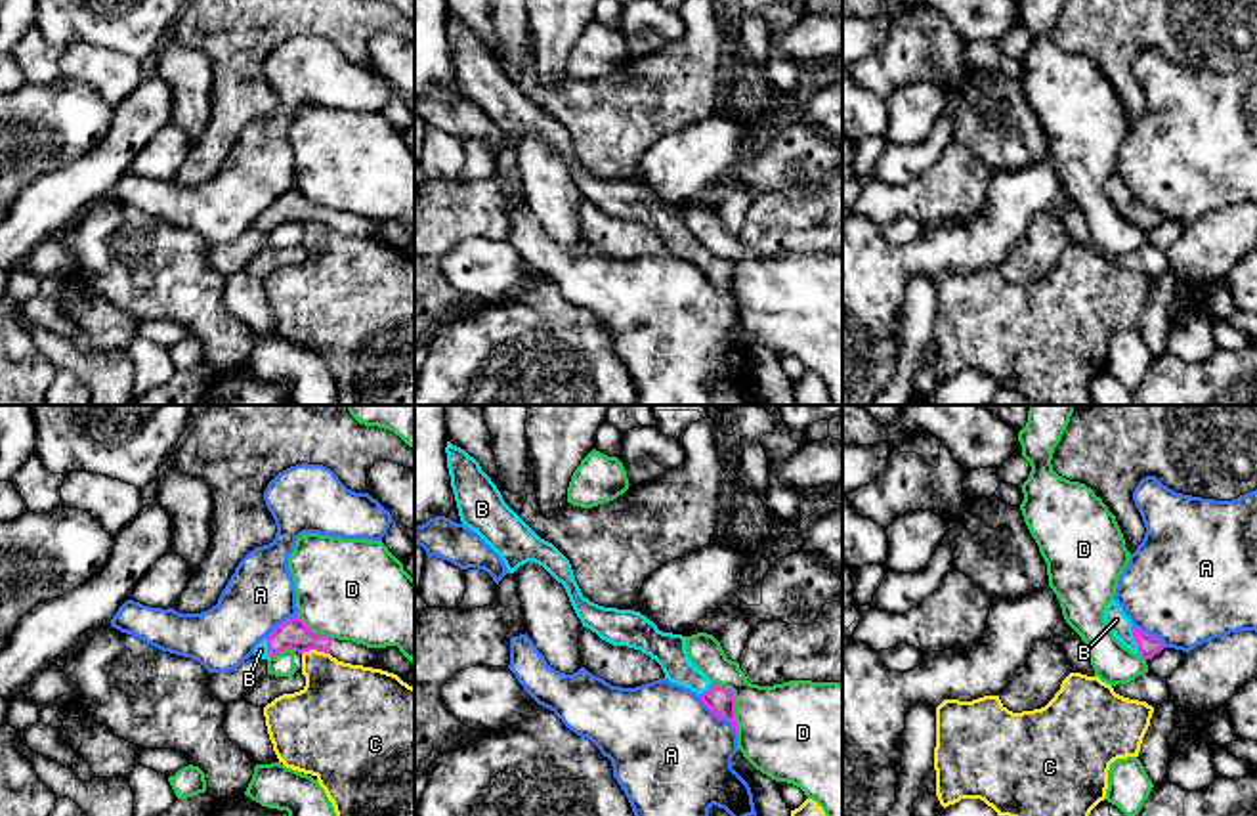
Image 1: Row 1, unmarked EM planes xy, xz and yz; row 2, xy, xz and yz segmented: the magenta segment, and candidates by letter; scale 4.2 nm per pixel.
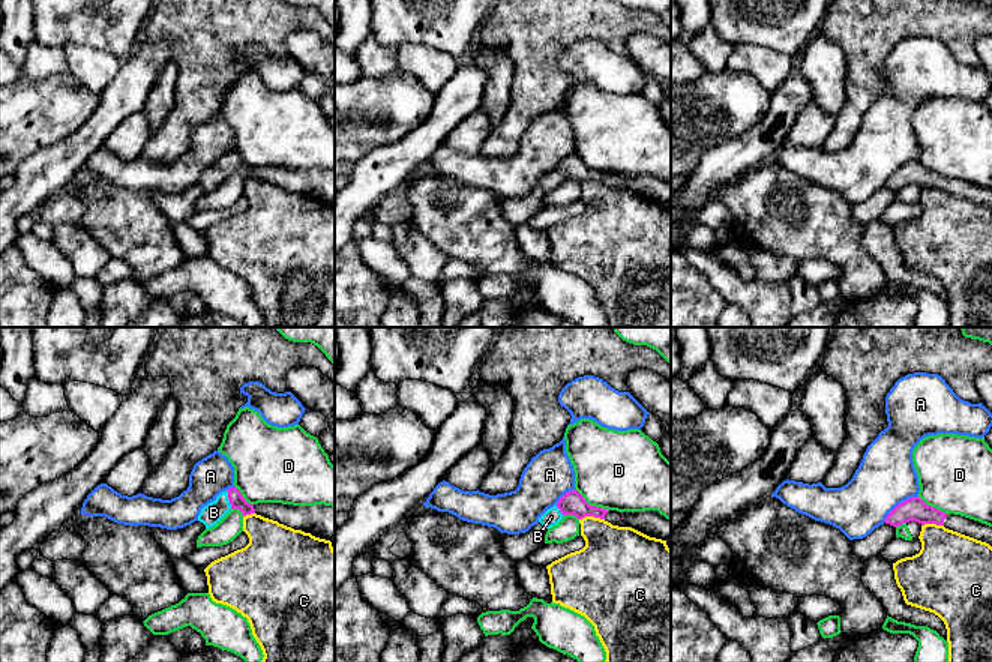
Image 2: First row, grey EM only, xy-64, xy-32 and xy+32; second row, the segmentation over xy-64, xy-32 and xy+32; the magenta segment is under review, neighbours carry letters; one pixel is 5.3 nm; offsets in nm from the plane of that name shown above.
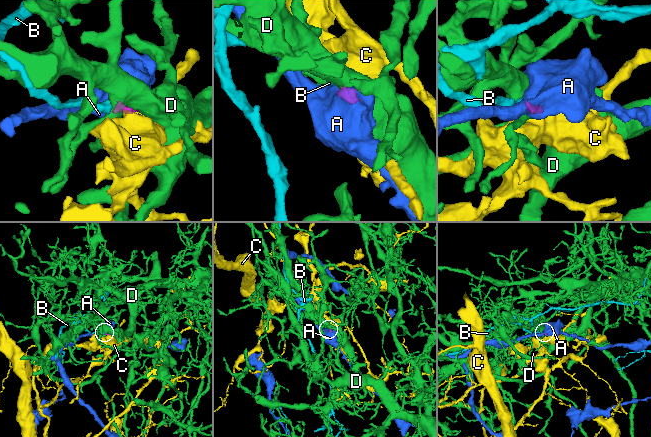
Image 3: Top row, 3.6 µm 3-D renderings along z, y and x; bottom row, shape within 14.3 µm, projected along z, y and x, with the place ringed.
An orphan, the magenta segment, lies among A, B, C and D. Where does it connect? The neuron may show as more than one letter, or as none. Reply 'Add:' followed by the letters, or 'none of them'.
Add: B

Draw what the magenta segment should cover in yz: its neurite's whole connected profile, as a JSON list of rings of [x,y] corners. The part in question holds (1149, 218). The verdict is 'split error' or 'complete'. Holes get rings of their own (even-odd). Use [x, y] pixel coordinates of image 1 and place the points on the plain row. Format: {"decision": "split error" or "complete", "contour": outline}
{"decision": "split error", "contour": [[[1112,172],[1106,178],[1104,193],[1114,204],[1114,208],[1142,231],[1152,231],[1156,225],[1163,222],[1161,212],[1148,204],[1139,203],[1123,185],[1121,178],[1116,172]]]}

